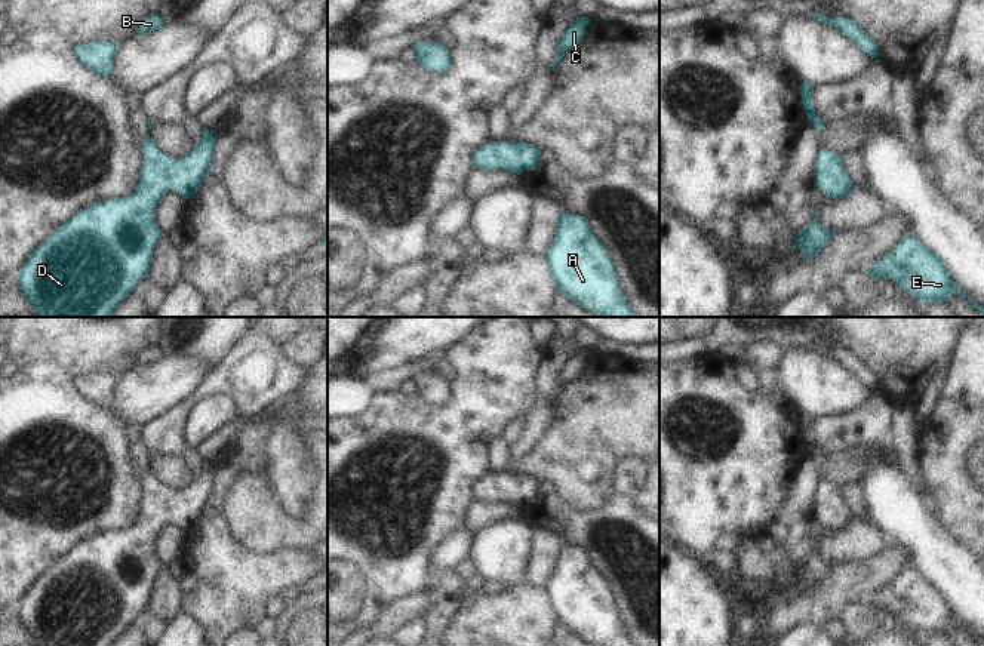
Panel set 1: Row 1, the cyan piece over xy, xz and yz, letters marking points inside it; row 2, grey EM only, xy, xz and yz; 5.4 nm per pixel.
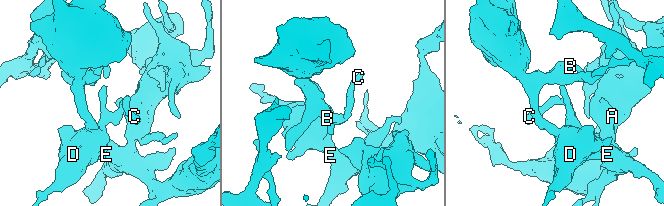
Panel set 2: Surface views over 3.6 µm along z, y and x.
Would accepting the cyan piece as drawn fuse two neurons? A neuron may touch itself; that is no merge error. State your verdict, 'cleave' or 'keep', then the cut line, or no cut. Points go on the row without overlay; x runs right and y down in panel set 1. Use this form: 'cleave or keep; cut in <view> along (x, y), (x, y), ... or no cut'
keep; no cut

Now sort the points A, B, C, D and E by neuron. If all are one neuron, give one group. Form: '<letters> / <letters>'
A B C D E

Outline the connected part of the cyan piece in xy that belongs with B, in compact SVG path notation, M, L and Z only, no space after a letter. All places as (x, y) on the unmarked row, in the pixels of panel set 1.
M157 347L145 348L136 354L135 362L139 366L145 366L148 363L154 363L163 357L163 351Z

